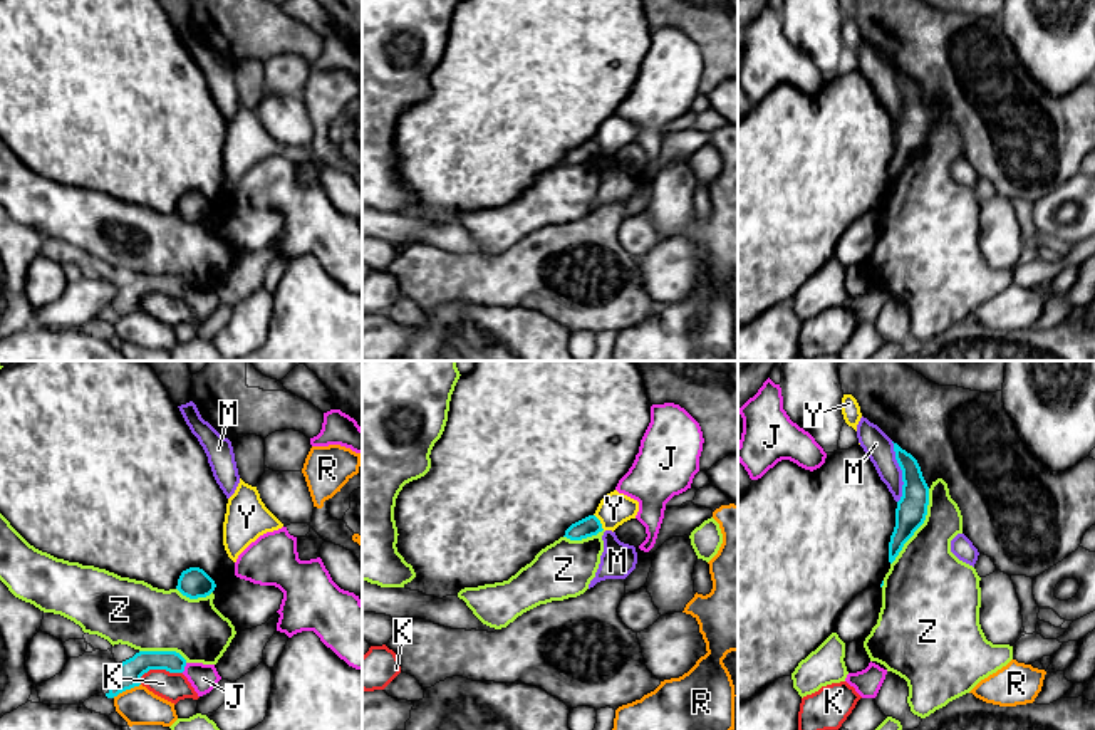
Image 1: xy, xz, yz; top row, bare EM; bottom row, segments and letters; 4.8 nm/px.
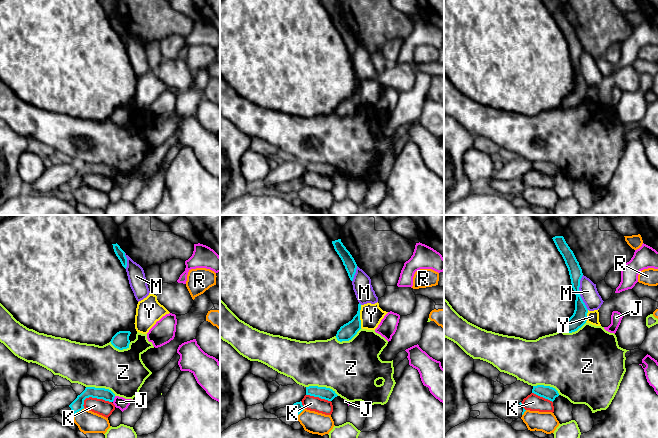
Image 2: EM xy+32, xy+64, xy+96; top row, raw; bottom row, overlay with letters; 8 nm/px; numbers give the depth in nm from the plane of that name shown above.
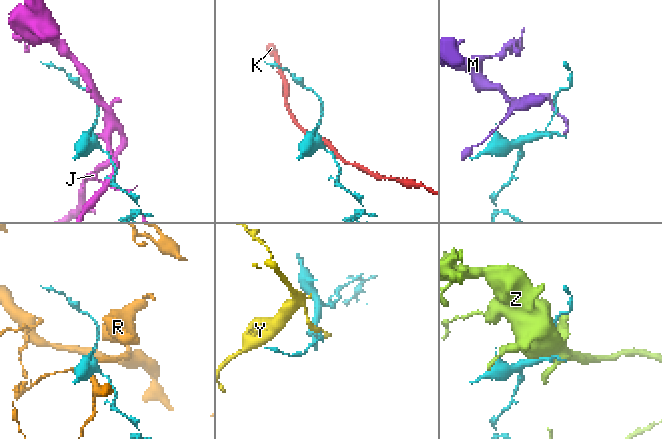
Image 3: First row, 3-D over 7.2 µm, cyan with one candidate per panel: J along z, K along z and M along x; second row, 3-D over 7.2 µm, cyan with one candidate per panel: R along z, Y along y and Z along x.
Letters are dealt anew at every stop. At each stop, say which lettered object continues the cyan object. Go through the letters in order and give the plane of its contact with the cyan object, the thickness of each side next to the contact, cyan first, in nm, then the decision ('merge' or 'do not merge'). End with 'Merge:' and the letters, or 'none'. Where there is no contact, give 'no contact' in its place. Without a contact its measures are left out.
J: meets cyan in xy; 120 nm thick on the cyan side, 140 nm on the other; do not merge
K: meets cyan in xy; 130 nm thick on the cyan side, 140 nm on the other; do not merge
M: meets cyan in yz; 150 nm thick on the cyan side, 140 nm on the other; do not merge
R: meets cyan in xy; 130 nm thick on the cyan side, 180 nm on the other; do not merge
Y: meets cyan in xz; 100 nm thick on the cyan side, 160 nm on the other; do not merge
Z: meets cyan in yz; 150 nm thick on the cyan side, 340 nm on the other; do not merge
Merge: none

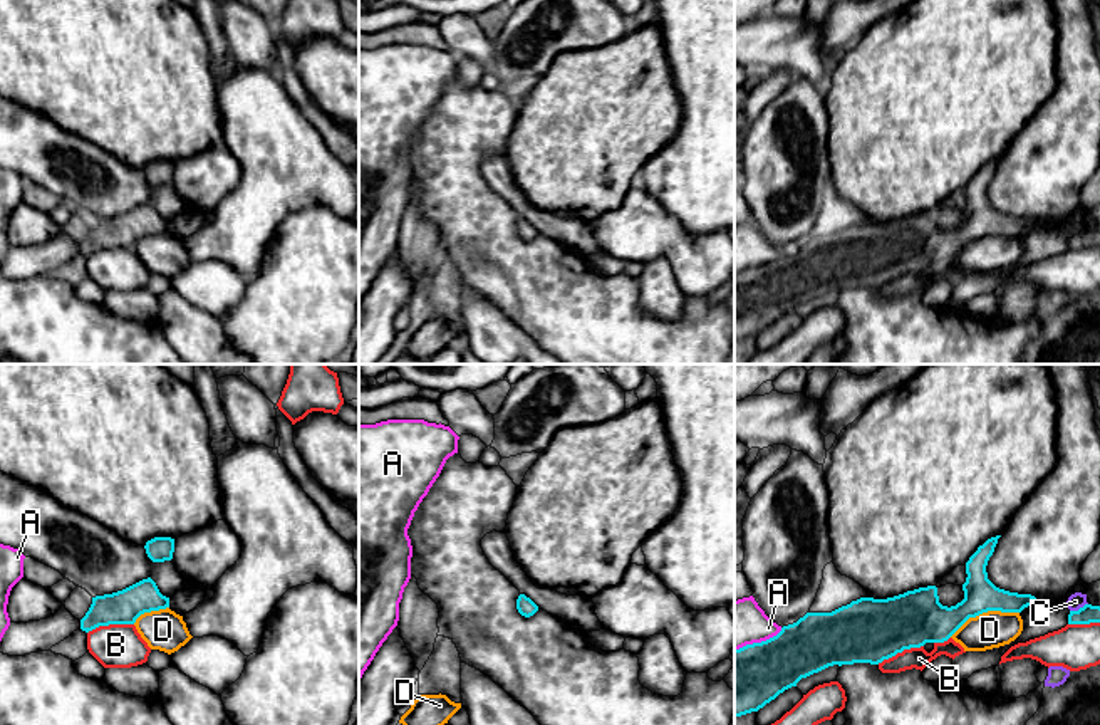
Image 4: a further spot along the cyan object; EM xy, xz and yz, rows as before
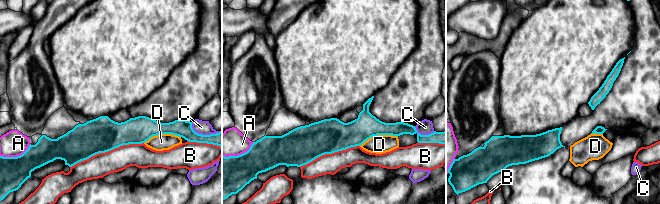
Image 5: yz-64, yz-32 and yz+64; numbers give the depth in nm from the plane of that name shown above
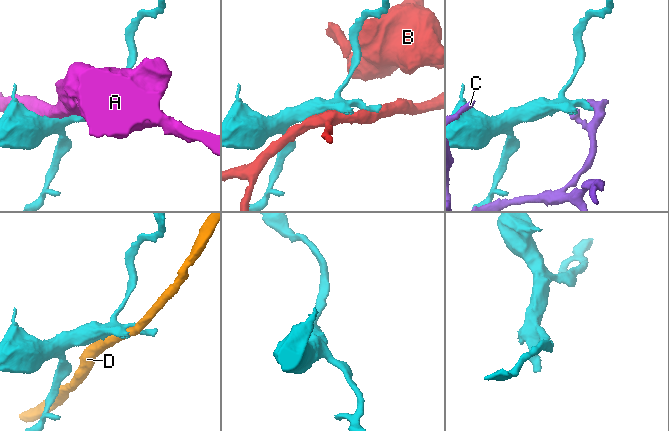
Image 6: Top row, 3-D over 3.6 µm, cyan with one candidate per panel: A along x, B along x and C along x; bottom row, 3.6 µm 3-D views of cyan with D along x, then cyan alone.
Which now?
A: meets cyan in yz; 320 nm thick on the cyan side, 220 nm on the other; do not merge
B: meets cyan in xy; 160 nm thick on the cyan side, 200 nm on the other; do not merge
C: meets cyan in yz; 90 nm thick on the cyan side, 80 nm on the other; do not merge
D: meets cyan in yz; 190 nm thick on the cyan side, 180 nm on the other; do not merge
Merge: none

